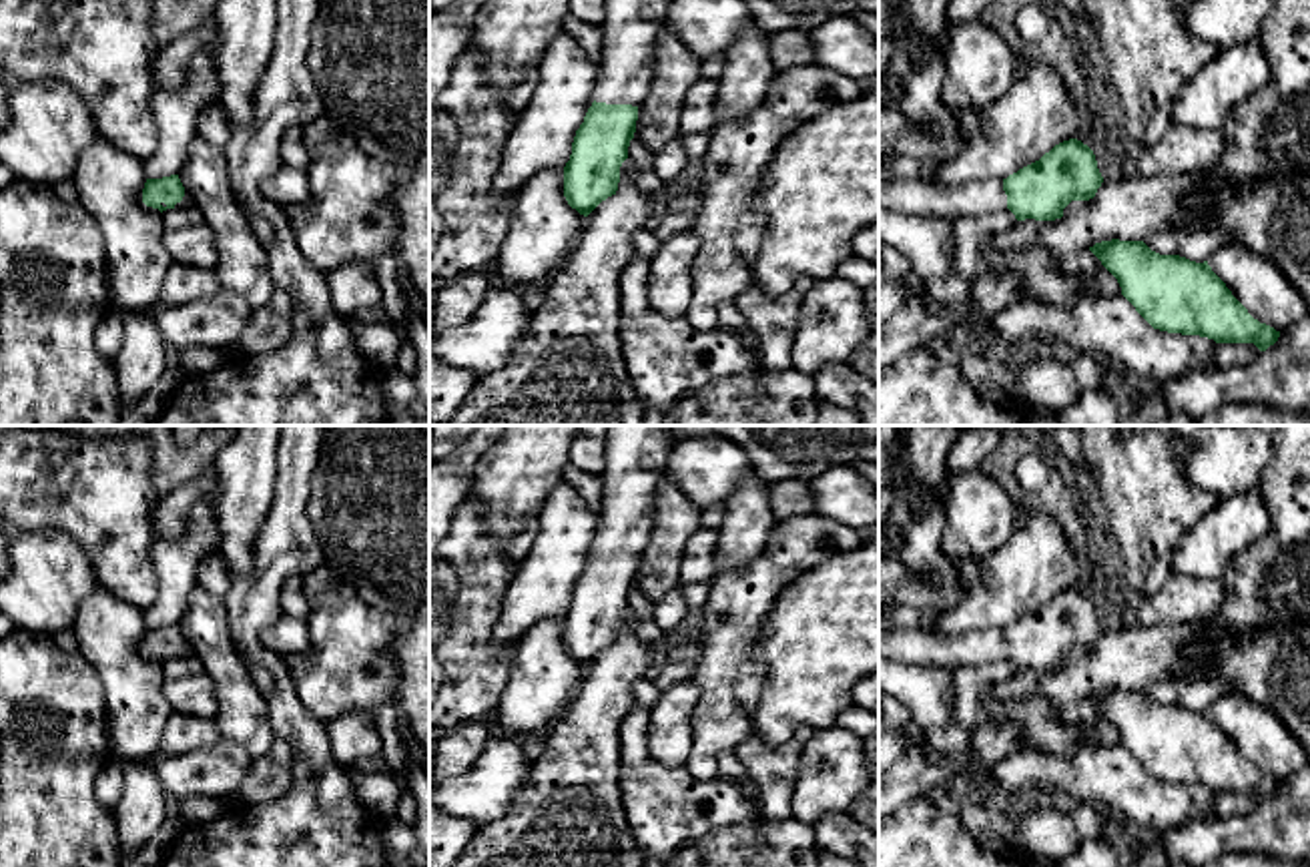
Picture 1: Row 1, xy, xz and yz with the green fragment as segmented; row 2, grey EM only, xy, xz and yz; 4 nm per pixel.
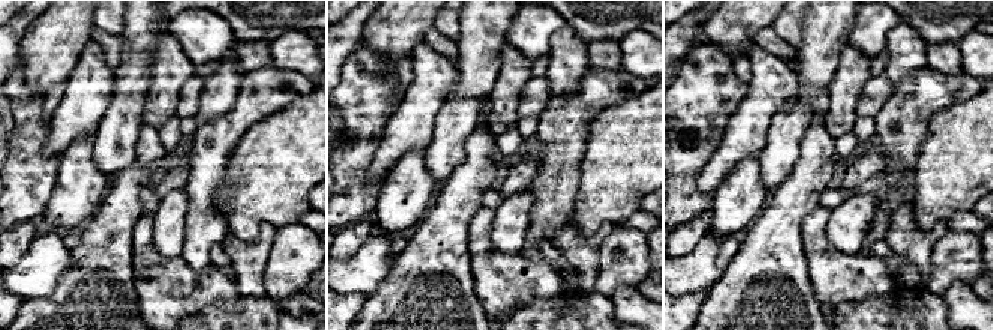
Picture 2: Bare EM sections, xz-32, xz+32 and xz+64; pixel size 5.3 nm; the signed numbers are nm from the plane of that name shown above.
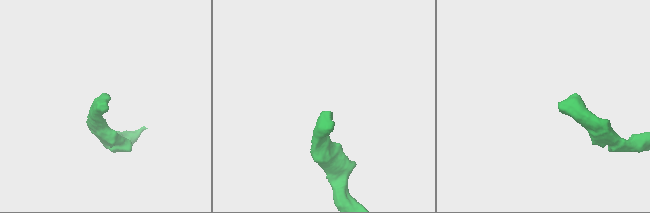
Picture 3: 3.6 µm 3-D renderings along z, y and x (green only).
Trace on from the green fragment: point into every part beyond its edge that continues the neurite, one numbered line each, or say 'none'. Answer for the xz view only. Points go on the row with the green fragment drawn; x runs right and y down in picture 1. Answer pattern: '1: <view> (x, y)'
1: xz (630, 27)

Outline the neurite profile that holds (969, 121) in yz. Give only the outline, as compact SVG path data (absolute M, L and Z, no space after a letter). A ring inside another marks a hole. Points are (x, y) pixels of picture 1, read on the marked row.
M879 106L879 157L915 159L921 175L933 179L941 163L955 159L971 140L979 138L983 110L959 110L957 120L959 130L935 132L909 124L893 106Z

